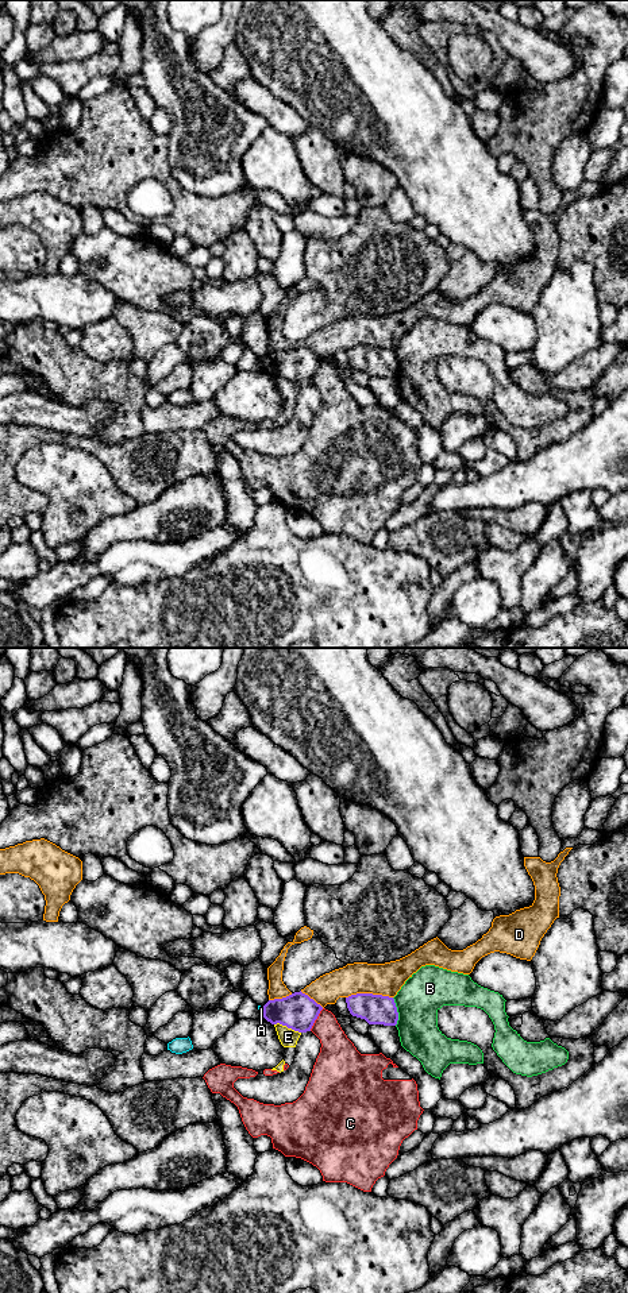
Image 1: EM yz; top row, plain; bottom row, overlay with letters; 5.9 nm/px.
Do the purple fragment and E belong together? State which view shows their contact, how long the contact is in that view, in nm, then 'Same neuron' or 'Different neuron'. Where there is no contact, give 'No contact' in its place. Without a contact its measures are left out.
Touches purple in yz. Shared border 170 nm. Different neuron

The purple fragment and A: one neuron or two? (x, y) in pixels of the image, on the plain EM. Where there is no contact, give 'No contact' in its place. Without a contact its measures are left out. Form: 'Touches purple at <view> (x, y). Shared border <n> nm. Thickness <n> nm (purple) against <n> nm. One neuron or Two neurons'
Touches purple at yz (264, 365). Shared border 60 nm. Thickness 220 nm (purple) against 30 nm. Two neurons

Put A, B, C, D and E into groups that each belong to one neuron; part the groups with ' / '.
A / B / C E / D

